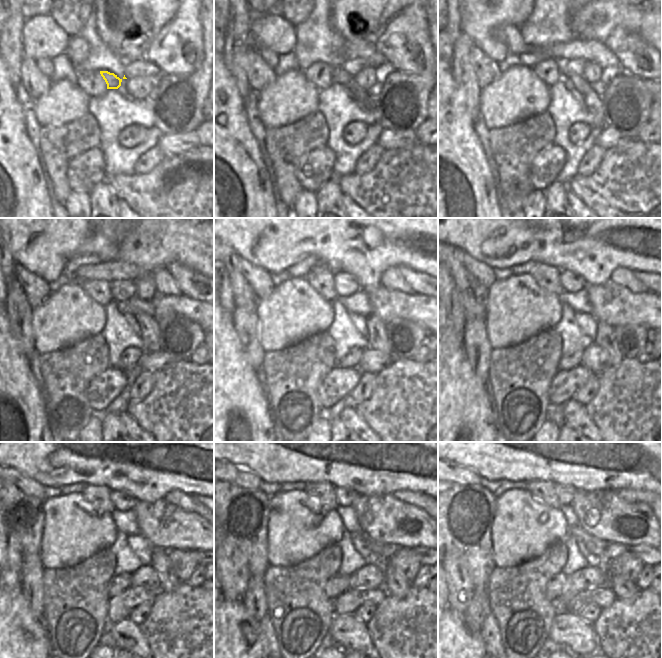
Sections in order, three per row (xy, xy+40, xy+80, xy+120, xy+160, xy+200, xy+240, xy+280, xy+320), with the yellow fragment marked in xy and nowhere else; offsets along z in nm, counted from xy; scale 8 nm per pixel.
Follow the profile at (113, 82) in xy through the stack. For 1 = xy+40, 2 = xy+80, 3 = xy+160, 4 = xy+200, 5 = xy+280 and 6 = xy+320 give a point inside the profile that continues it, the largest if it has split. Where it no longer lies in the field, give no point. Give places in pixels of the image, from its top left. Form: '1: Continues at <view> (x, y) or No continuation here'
1: Continues at xy+40 (366, 101)
2: Continues at xy+80 (593, 101)
3: Continues at xy+160 (376, 335)
4: Continues at xy+200 (605, 338)
5: Continues at xy+280 (395, 585)
6: Continues at xy+320 (626, 590)

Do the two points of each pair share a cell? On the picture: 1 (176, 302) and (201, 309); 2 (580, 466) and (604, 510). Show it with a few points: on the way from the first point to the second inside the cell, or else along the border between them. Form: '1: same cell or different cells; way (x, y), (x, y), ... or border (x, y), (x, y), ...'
1: same cell; way (182, 305), (195, 307)
2: different cells; border (577, 488), (582, 490), (613, 489), (616, 491)

